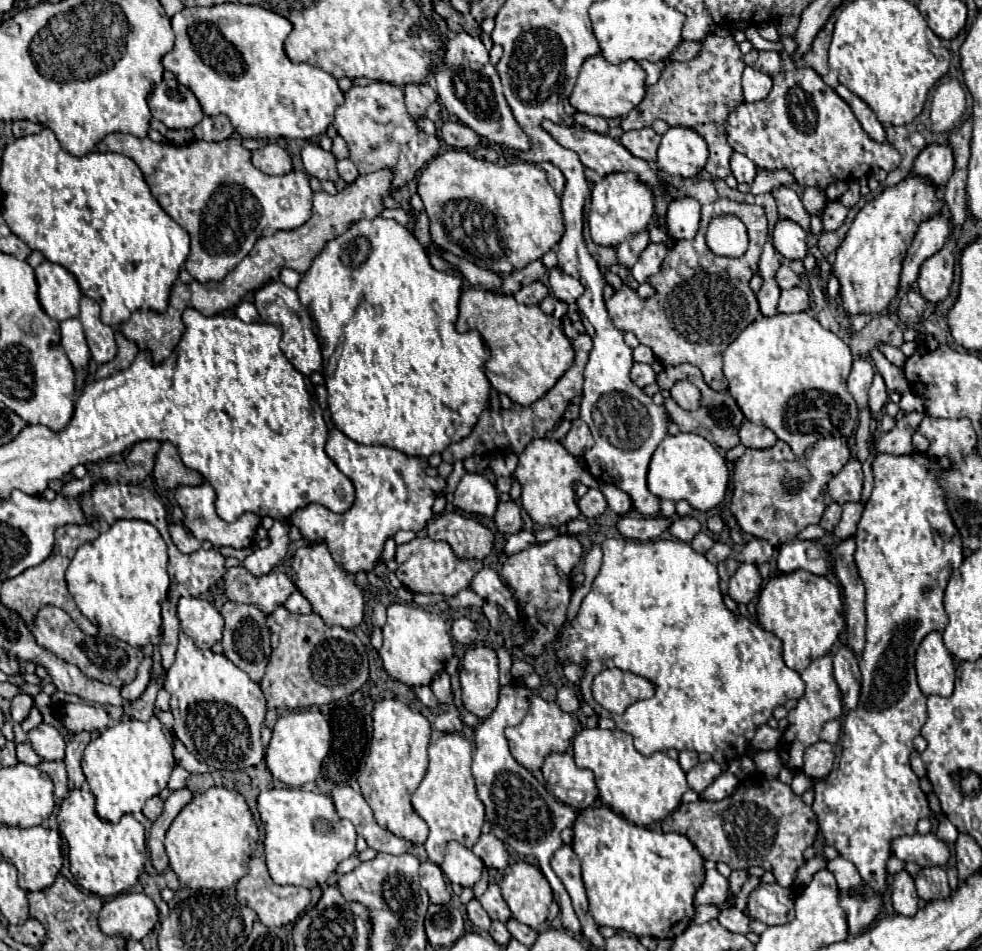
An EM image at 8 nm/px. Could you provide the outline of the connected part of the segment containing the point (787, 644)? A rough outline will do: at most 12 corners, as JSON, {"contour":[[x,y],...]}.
{"contour":[[806,570],[770,578],[760,626],[796,672],[846,626],[840,588]]}

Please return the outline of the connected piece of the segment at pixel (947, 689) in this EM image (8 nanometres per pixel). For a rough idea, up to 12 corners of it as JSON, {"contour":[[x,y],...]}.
{"contour":[[940,632],[916,652],[920,690],[950,696],[956,668]]}

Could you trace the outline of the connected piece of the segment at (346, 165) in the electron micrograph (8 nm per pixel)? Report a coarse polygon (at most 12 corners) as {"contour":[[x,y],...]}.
{"contour":[[348,158],[338,162],[338,174],[346,184],[358,178],[358,168]]}

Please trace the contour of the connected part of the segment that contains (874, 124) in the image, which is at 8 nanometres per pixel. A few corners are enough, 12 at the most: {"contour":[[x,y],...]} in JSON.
{"contour":[[846,86],[836,92],[850,104],[864,132],[886,142],[884,126],[866,102],[854,96]]}

